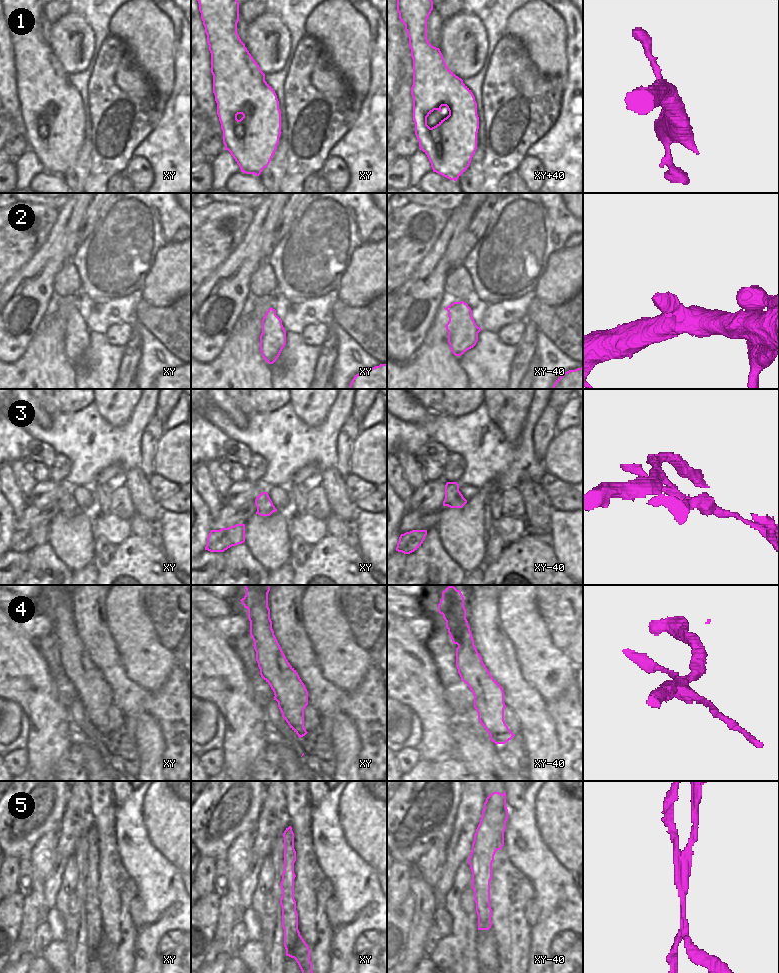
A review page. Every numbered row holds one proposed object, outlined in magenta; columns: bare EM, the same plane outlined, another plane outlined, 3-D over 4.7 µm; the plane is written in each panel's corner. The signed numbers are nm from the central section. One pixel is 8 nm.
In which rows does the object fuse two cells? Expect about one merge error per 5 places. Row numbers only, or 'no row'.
3, 4, 5

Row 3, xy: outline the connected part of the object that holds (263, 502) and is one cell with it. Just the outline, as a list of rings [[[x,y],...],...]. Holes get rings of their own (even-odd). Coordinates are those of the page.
[[[262,492],[255,499],[255,505],[257,507],[257,512],[276,512],[277,509],[273,505],[267,492]]]

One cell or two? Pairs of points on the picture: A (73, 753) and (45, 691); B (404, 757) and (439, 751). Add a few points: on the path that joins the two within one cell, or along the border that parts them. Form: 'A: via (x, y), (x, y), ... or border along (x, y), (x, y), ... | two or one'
A: border along (74, 736), (66, 756) | two
B: border along (417, 748), (420, 757) | two

